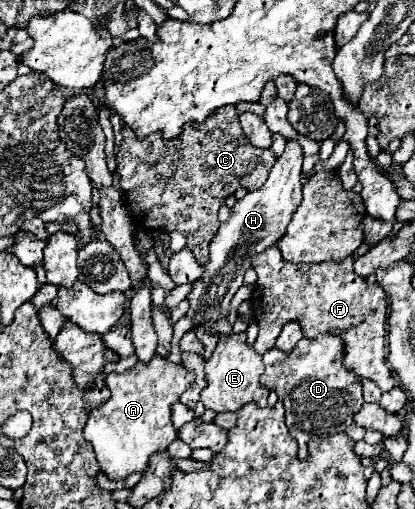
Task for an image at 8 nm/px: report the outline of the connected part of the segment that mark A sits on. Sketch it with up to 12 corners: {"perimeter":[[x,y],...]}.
{"perimeter":[[161,355],[109,373],[85,439],[127,479],[177,437],[195,375]]}

